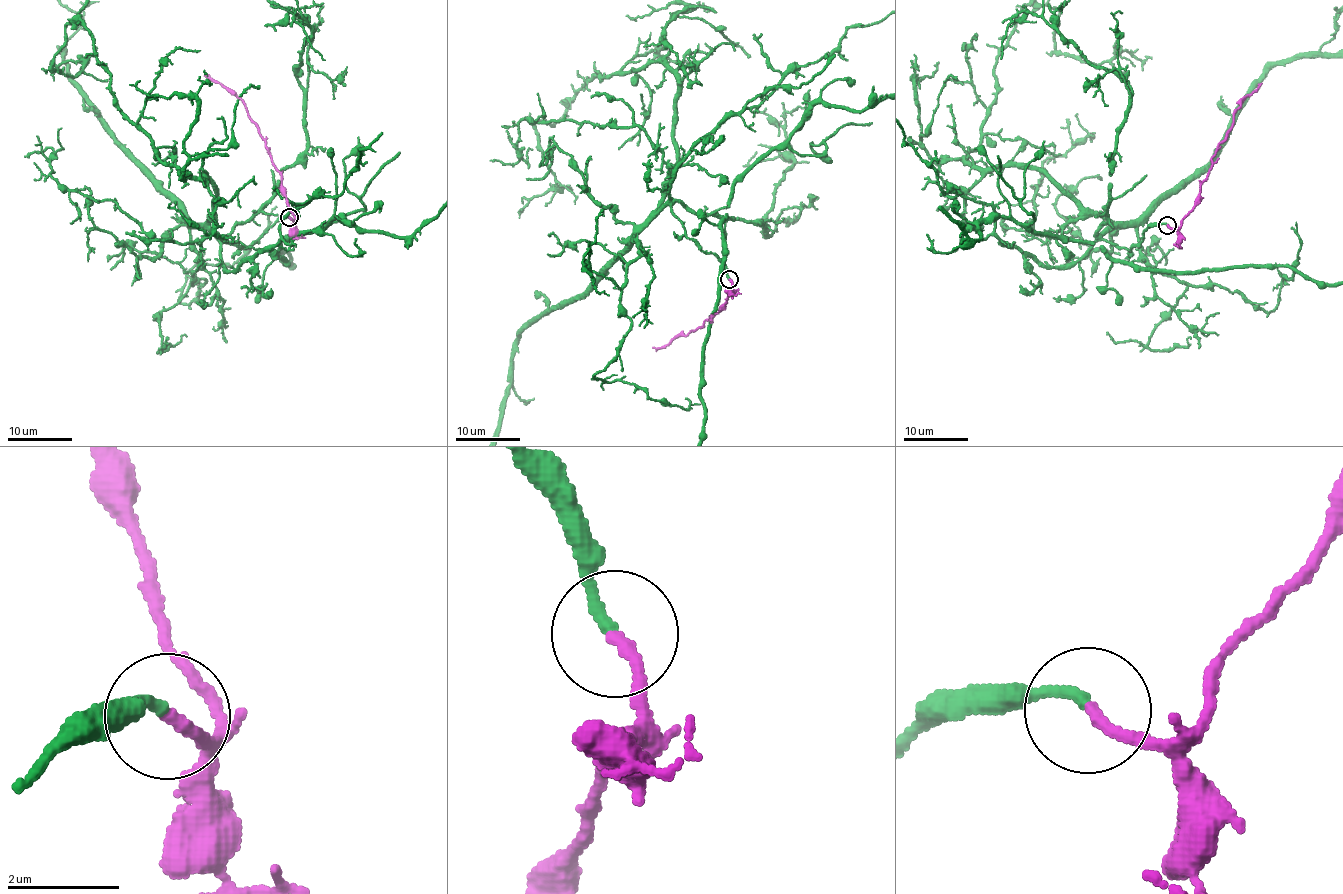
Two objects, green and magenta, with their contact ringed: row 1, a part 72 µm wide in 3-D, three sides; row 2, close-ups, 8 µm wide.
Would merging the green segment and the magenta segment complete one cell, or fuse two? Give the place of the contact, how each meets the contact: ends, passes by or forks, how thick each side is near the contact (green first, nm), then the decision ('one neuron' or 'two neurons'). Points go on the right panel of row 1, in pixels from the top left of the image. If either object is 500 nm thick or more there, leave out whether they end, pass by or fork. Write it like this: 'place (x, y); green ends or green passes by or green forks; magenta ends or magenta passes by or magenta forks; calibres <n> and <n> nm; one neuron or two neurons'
place (1167, 225); green ends; magenta ends; calibres 200 and 240 nm; one neuron

